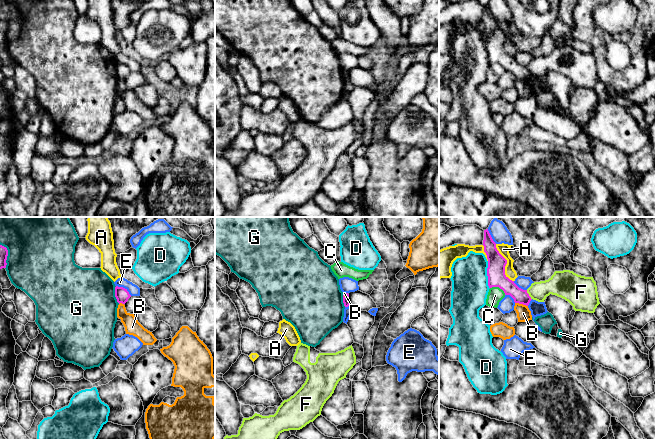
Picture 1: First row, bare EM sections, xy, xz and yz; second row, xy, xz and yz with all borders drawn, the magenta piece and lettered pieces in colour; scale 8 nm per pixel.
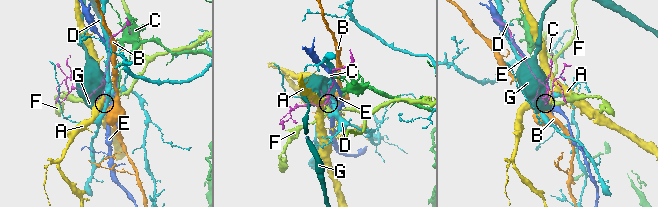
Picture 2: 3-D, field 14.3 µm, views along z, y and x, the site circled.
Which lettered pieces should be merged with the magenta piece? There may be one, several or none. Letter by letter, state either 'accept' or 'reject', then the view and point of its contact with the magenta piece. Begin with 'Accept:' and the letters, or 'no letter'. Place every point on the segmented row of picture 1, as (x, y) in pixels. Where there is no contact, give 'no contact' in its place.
Accept: no letter
A: reject | yz (506, 263)
B: reject | yz (521, 303)
C: reject | yz (498, 286)
D: reject | yz (487, 275)
E: reject | xy (124, 288)
F: reject | yz (528, 295)
G: reject | xy (115, 295)

